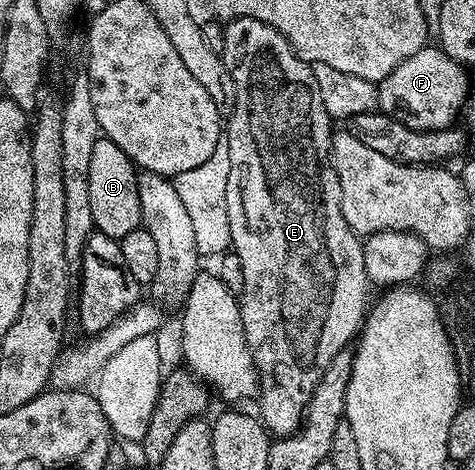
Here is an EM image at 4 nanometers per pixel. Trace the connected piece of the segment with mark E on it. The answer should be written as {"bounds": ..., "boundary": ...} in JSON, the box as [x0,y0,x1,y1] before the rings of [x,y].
{"bounds":[220,19,368,437],"boundary":[[[232,19],[225,24],[224,27],[224,49],[220,53],[224,65],[228,69],[228,73],[232,73],[232,81],[236,85],[236,105],[234,112],[228,116],[228,122],[225,124],[224,132],[228,137],[229,166],[228,183],[227,183],[227,209],[228,209],[228,227],[231,229],[231,244],[233,254],[240,257],[240,265],[244,265],[244,289],[240,292],[240,306],[242,309],[242,320],[244,321],[244,333],[248,341],[248,349],[252,353],[252,361],[258,370],[258,394],[256,396],[256,404],[258,403],[257,414],[263,423],[266,424],[266,430],[274,437],[285,437],[293,435],[302,425],[303,419],[306,417],[306,407],[310,404],[314,390],[318,388],[318,382],[324,377],[324,371],[328,369],[328,365],[332,365],[332,357],[336,357],[336,353],[347,350],[355,342],[356,336],[361,332],[364,326],[364,320],[368,315],[368,299],[366,303],[366,287],[368,288],[368,280],[366,278],[366,270],[364,269],[364,249],[362,248],[363,240],[348,225],[346,214],[342,211],[342,198],[340,197],[340,181],[336,177],[336,169],[334,168],[334,160],[332,158],[332,120],[324,109],[324,101],[320,97],[320,85],[314,76],[313,66],[305,63],[296,52],[291,49],[290,42],[285,39],[276,29],[272,29],[268,25],[264,25],[264,21],[256,21],[255,19]]]}

